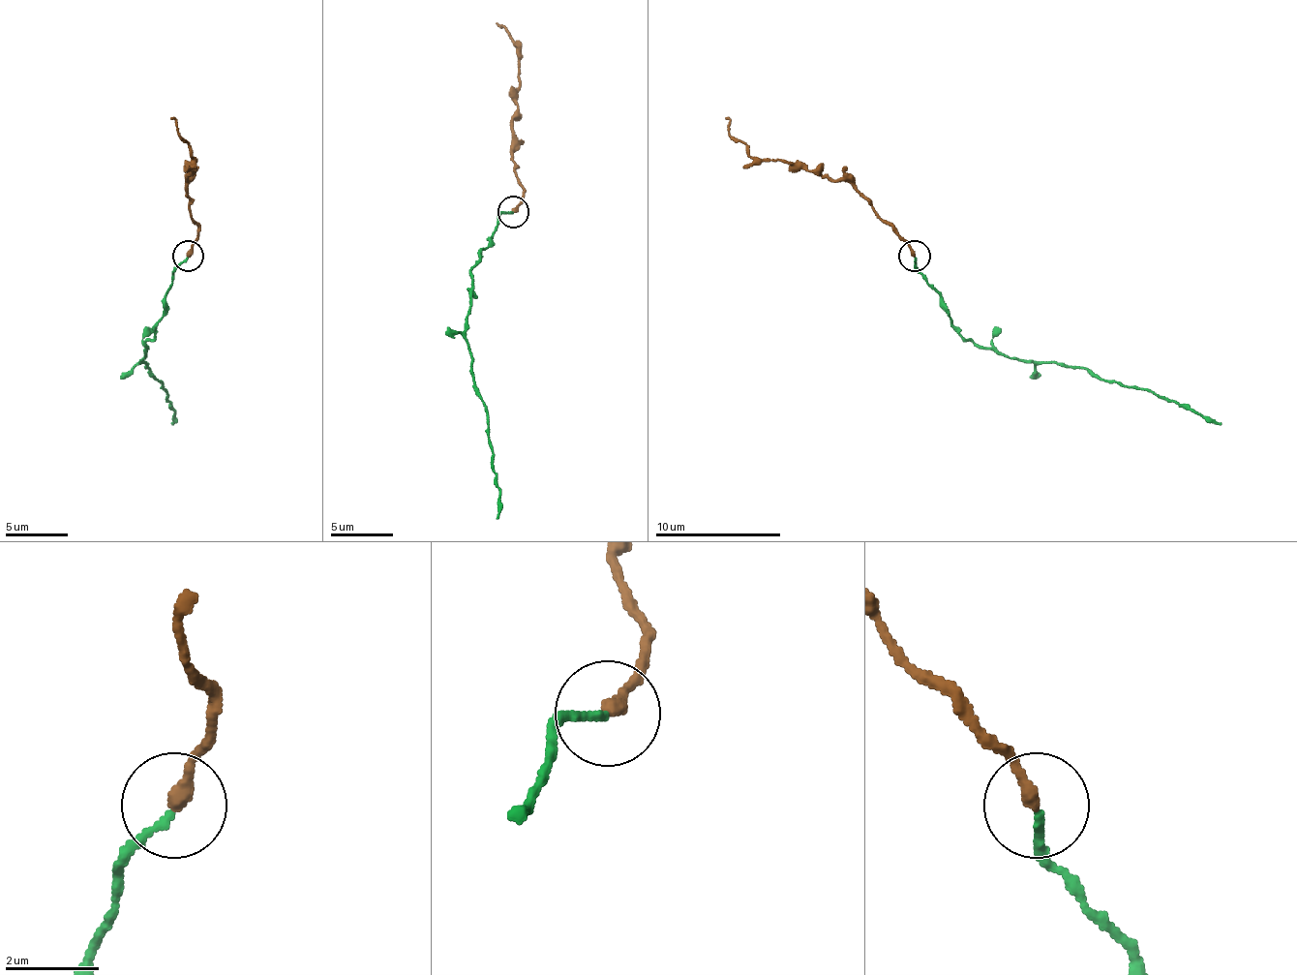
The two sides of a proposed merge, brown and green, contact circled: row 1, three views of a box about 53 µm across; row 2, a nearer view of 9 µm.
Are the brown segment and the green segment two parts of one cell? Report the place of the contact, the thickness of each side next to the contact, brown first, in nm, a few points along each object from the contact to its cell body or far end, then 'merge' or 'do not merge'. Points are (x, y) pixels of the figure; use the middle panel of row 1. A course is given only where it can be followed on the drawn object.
at (513, 212); 300 nm thick on the brown side, 150 nm on the other; brown runs (512, 212), (522, 199), (512, 146), (519, 52), (515, 43), (497, 23); green runs (512, 212), (499, 216), (471, 269), (465, 332), (471, 376), (490, 426), (497, 518); merge

